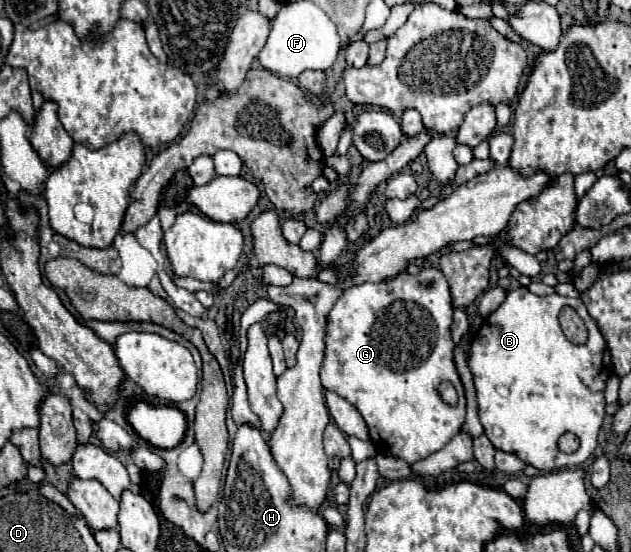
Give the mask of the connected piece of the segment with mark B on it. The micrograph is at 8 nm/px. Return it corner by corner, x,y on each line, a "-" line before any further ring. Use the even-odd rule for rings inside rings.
527,287
507,291
505,301
491,315
485,317
481,329
475,333
469,347
467,365
473,373
473,381
477,389
479,419
487,439
493,443
495,449
513,453
519,459
523,459
527,465
533,465
539,471
547,471
547,473
553,469
577,467
593,455
597,447
597,435
605,419
603,389
607,379
613,375
613,363
611,363
611,353
607,351
605,339
595,319
591,319
589,311
585,309
579,297
577,299
561,297
557,293
539,297
531,293
-
565,305
571,305
583,317
585,327
589,331
587,343
575,345
567,341
567,337
563,335
557,317
-
565,431
575,433
581,441
581,447
571,455
559,451
557,447
557,441

